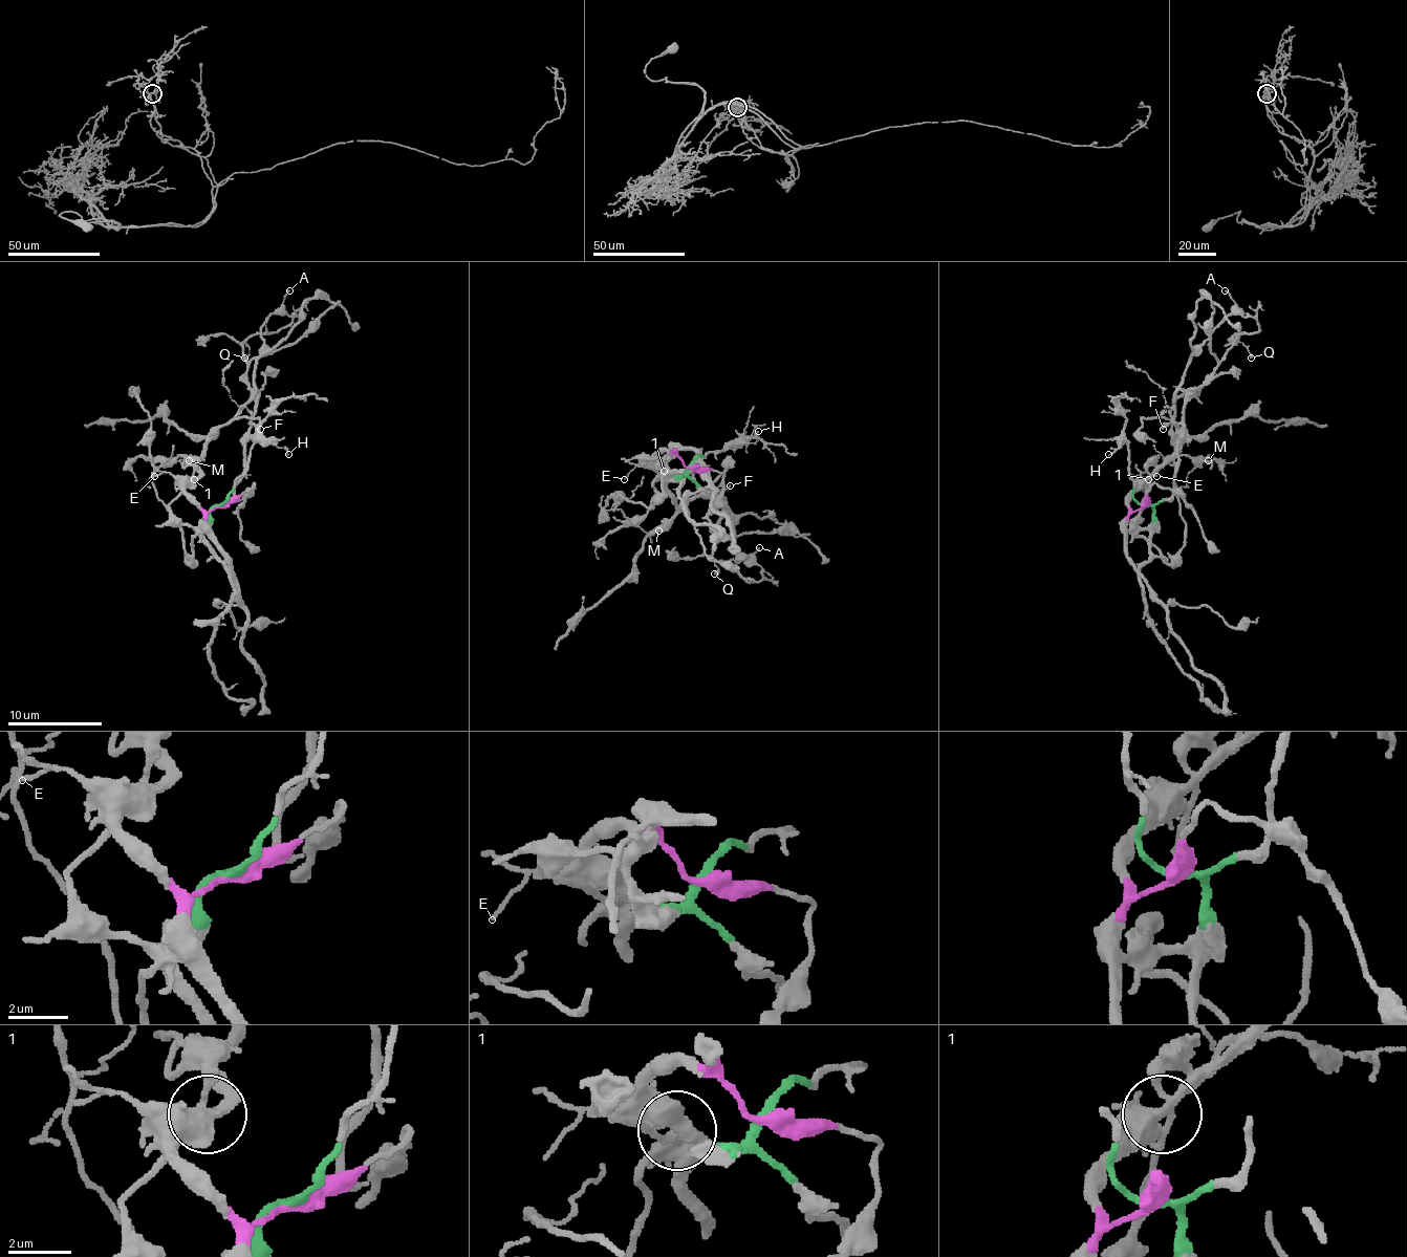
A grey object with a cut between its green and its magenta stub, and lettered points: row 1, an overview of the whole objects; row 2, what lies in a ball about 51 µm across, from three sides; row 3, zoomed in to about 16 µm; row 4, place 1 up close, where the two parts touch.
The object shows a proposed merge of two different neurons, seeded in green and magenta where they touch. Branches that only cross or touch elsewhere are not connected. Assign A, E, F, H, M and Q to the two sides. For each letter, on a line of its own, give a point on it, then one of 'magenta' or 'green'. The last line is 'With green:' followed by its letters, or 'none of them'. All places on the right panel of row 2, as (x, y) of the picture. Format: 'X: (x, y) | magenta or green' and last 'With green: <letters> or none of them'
A: (1225, 290) | magenta
E: (1156, 476) | magenta
F: (1163, 429) | green
H: (1108, 454) | green
M: (1208, 460) | green
Q: (1251, 358) | green
With green: F, H, M, Q

